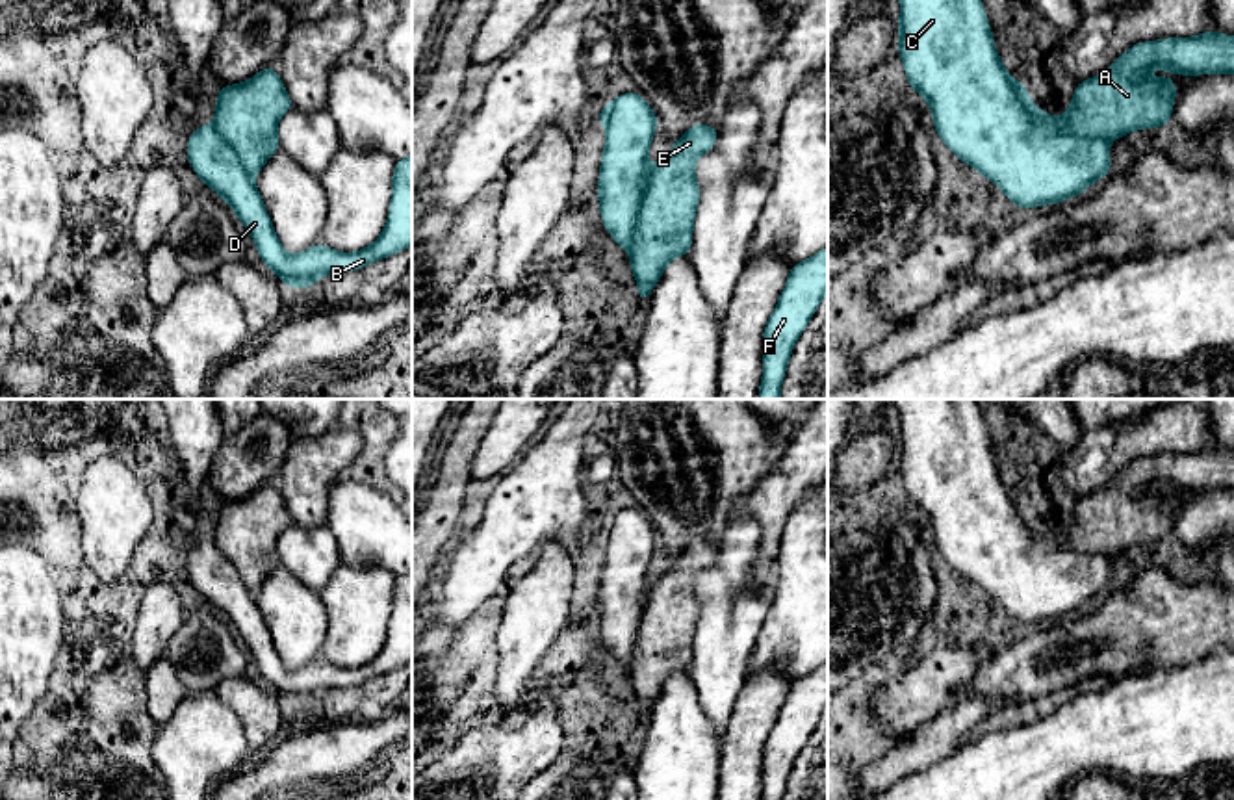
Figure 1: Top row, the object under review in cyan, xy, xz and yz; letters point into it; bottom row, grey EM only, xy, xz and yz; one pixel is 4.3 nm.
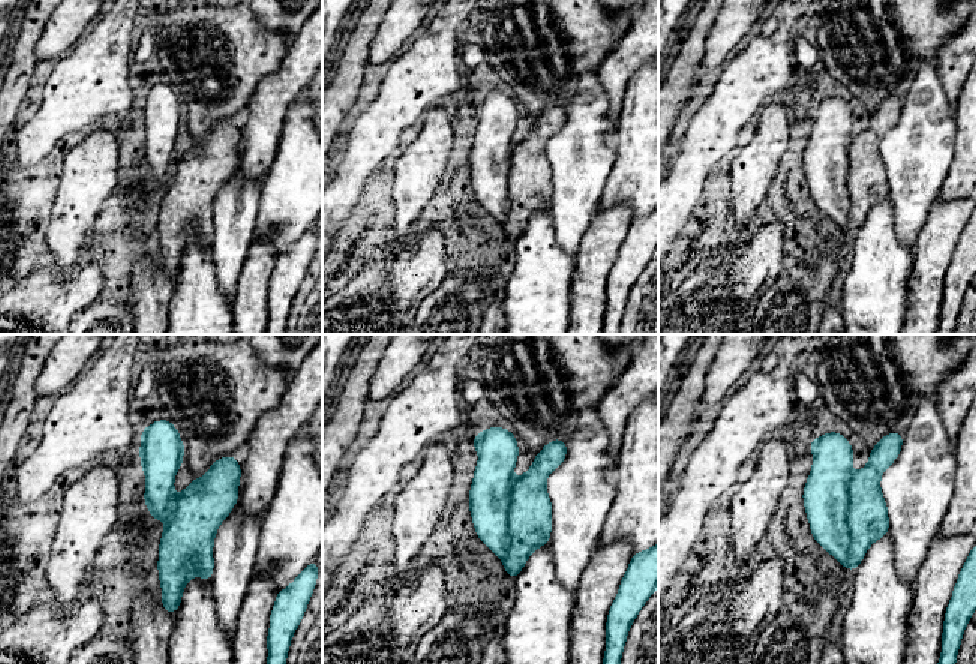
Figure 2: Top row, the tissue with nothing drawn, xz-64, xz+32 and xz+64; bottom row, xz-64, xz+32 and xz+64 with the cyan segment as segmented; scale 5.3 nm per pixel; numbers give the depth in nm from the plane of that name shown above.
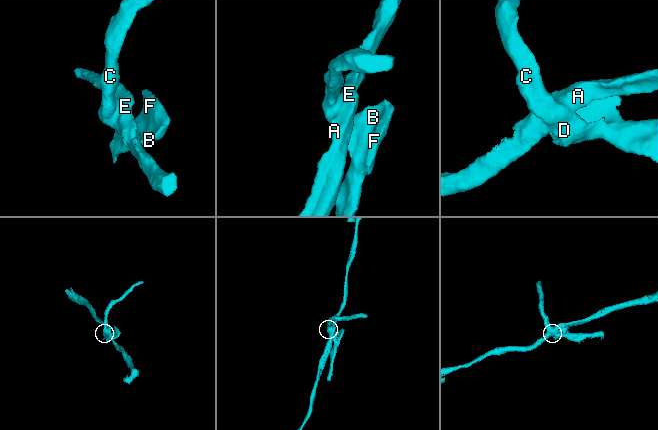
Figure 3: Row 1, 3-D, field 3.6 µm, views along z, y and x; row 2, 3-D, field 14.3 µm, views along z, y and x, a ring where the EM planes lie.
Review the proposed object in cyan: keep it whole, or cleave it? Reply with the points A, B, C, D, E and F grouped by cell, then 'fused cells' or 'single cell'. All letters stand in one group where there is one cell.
groups A E / B C D F; fused cells

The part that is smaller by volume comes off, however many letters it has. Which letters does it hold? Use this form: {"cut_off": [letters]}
{"cut_off": ["B", "C", "D", "F"]}

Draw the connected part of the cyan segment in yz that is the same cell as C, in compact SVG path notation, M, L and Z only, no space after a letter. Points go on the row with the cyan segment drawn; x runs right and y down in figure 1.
M900 0L898 46L909 87L926 98L935 134L963 163L995 182L1009 202L1022 208L1060 204L1078 197L1097 178L1112 173L1110 147L1067 132L1052 113L1041 111L1022 80L1013 80L1000 61L982 0Z

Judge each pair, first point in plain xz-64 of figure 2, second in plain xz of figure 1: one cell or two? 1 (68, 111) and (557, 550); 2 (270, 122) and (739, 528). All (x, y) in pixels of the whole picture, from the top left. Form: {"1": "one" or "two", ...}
{"1": "two", "2": "two"}

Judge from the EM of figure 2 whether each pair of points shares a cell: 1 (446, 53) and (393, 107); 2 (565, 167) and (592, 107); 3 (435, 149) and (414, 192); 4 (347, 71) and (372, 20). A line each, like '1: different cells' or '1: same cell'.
1: same cell
2: same cell
3: same cell
4: same cell

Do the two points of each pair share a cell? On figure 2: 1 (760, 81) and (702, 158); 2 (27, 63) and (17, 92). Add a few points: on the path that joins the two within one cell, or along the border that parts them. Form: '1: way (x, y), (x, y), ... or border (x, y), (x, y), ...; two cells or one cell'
1: way (741, 101), (714, 128), (709, 138); one cell
2: way (20, 71), (17, 74), (17, 84); one cell

